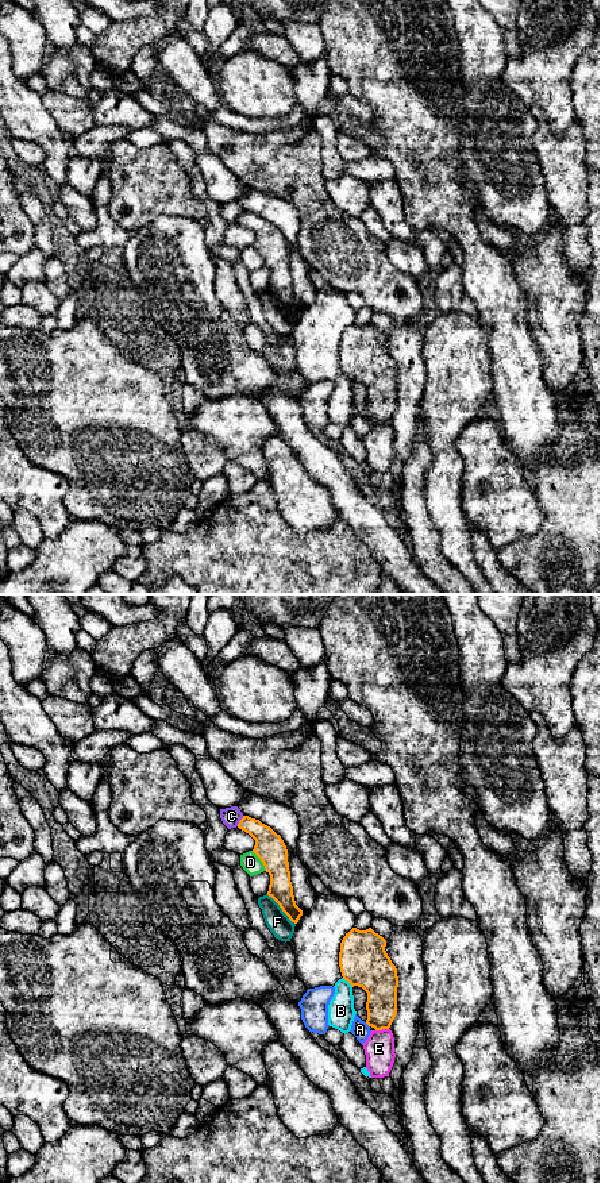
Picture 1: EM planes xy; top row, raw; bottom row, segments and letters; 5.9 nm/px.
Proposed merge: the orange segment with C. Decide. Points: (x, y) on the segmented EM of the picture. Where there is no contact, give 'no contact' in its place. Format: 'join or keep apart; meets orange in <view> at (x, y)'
keep apart; meets orange in xy at (239, 821)

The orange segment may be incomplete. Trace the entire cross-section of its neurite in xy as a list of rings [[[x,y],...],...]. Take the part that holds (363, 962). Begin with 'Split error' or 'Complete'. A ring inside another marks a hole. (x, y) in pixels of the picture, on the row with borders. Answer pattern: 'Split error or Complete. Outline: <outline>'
Complete. Outline: [[[352,928],[340,943],[339,967],[344,980],[367,993],[366,1024],[389,1029],[397,1013],[397,968],[386,951],[386,940],[371,928]]]

